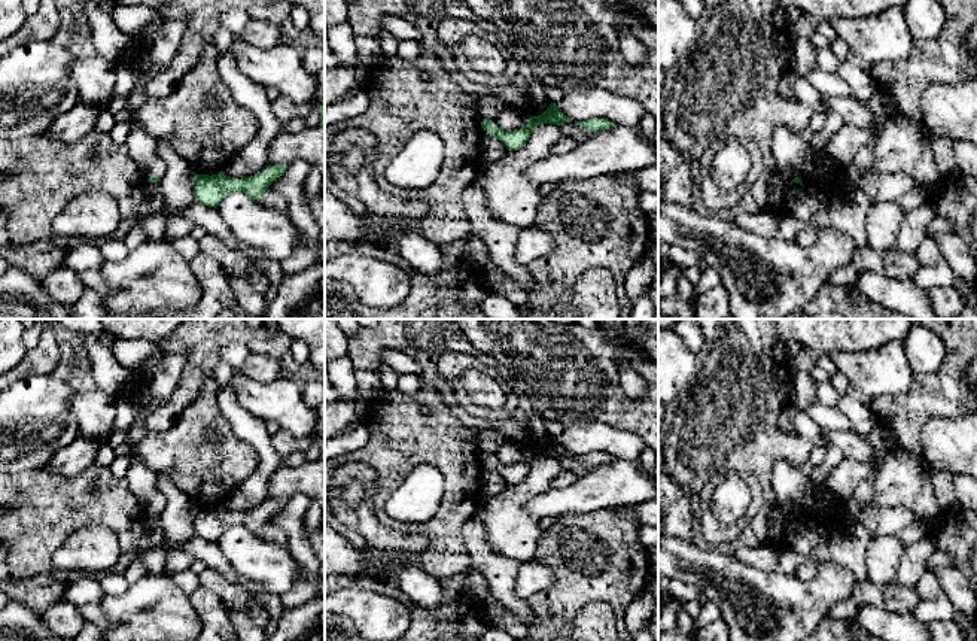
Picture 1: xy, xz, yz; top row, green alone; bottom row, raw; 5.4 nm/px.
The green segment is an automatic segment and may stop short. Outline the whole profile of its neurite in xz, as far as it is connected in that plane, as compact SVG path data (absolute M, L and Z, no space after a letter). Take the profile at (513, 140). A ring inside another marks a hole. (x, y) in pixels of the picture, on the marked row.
M551 103L550 107L538 116L530 116L529 122L515 131L503 131L497 124L494 125L491 119L484 118L481 122L481 128L487 131L494 139L500 140L508 151L517 151L526 145L532 131L541 124L554 124L561 125L570 121L561 109Z

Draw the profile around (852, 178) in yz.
M852 164L843 168L843 173L844 173L844 183L846 183L847 194L850 195L853 192L858 192L859 180L861 180L858 168Z

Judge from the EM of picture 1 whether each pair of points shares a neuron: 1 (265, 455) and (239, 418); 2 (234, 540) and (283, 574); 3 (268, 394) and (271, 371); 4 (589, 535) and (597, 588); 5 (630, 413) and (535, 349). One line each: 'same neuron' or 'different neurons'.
1: same neuron
2: same neuron
3: different neurons
4: same neuron
5: same neuron

